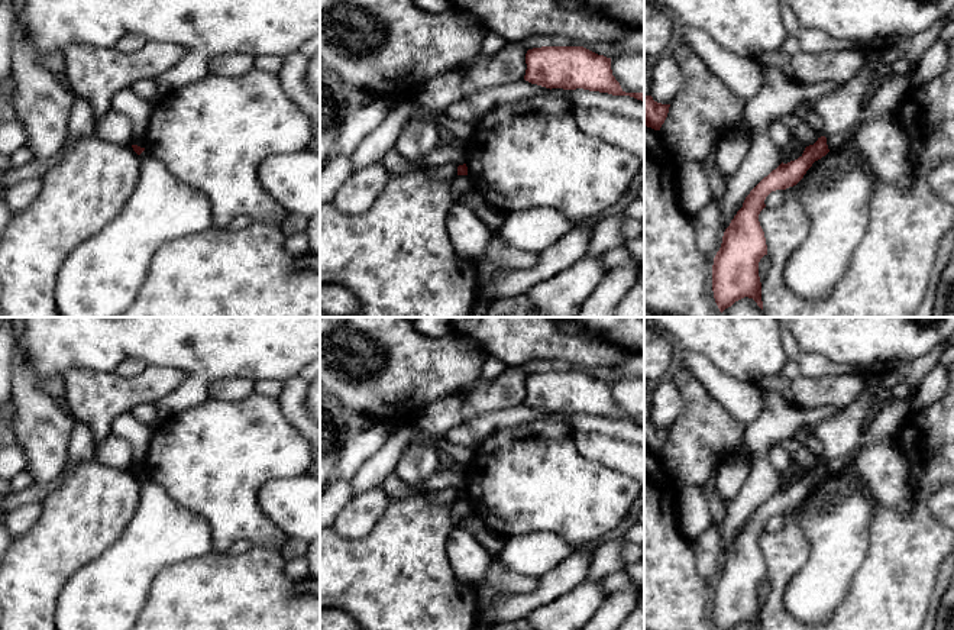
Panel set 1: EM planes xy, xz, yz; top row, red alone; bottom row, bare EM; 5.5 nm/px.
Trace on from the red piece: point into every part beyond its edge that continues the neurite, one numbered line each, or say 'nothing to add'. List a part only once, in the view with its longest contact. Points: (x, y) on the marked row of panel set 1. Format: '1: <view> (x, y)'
nothing to add

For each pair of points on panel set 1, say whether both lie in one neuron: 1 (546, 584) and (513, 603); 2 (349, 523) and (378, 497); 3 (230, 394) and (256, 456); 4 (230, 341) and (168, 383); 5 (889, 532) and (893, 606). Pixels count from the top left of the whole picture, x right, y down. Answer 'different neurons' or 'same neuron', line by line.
1: same neuron
2: same neuron
3: different neurons
4: different neurons
5: same neuron

